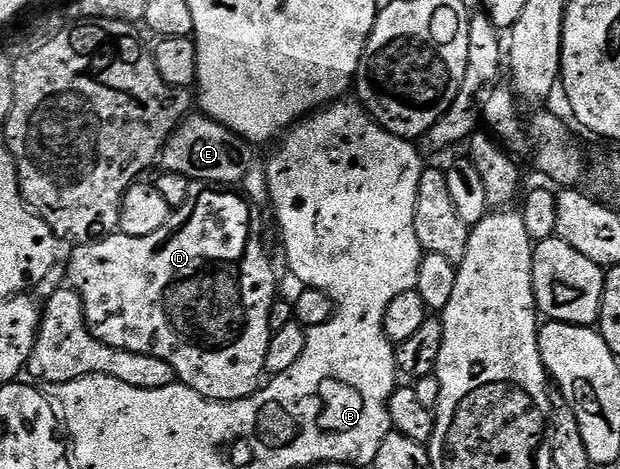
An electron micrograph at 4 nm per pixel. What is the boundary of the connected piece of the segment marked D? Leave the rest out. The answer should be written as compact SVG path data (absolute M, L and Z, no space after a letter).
M193 181L192 190L190 195L186 199L186 203L182 208L175 210L172 214L172 218L166 223L166 227L161 227L159 231L154 231L154 235L149 237L131 237L122 232L111 233L108 237L102 237L99 241L91 242L87 245L77 245L71 250L72 258L66 261L68 266L68 280L67 284L79 295L80 302L84 308L84 318L88 324L88 330L90 335L94 335L94 339L98 339L98 343L106 343L106 347L114 347L115 349L121 349L122 351L130 351L131 353L137 353L138 355L154 355L154 359L162 359L166 363L170 363L170 367L174 367L176 372L176 379L179 384L190 387L194 391L198 391L198 395L202 395L206 399L211 401L237 401L238 399L246 399L251 393L256 392L261 388L262 380L260 376L265 376L266 373L266 351L270 347L272 342L272 328L270 327L270 307L273 301L277 300L278 293L276 293L276 273L272 270L272 261L268 258L268 253L264 250L264 241L260 236L263 235L264 229L256 222L256 214L252 205L249 204L247 198L243 192L237 191L235 188L226 185L214 185L206 181Z

